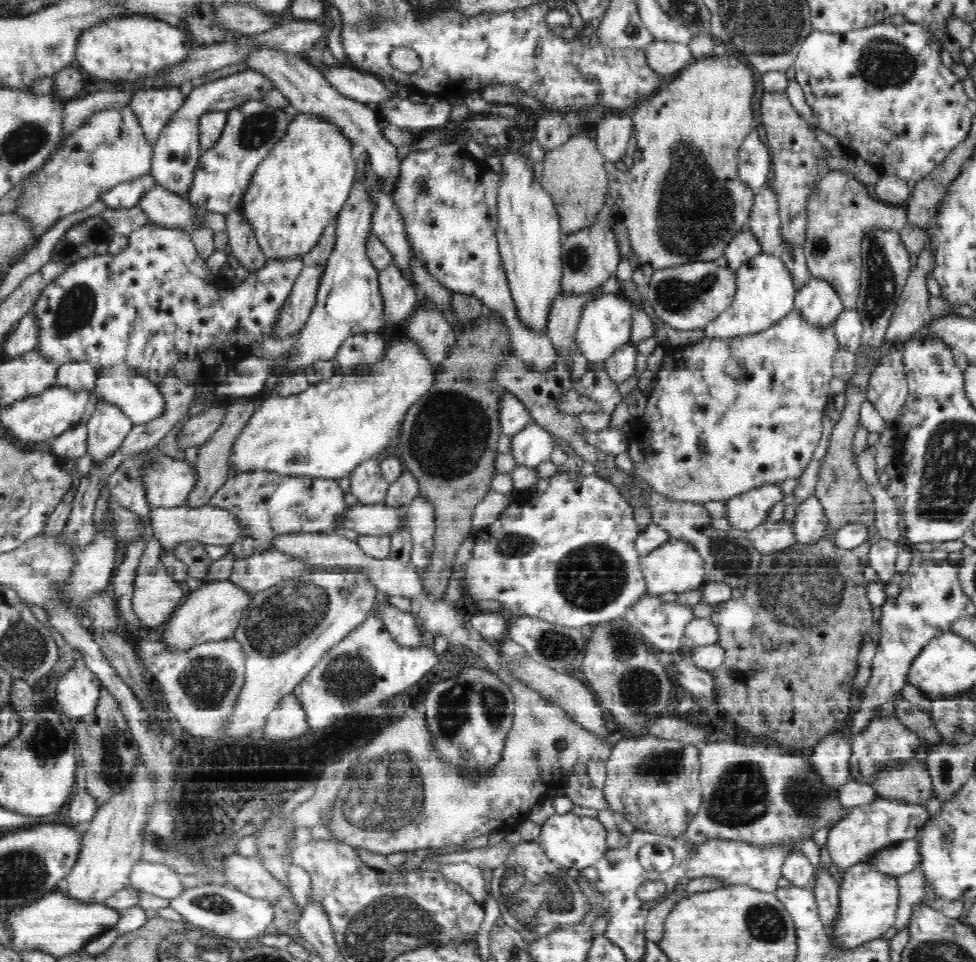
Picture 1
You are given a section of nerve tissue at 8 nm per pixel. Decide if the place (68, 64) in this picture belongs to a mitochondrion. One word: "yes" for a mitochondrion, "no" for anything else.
no

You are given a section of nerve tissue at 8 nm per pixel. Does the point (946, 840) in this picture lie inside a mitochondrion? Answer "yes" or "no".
yes

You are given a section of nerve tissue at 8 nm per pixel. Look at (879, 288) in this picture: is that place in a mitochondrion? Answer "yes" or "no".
yes

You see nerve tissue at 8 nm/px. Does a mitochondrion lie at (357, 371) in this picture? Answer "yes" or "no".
no

